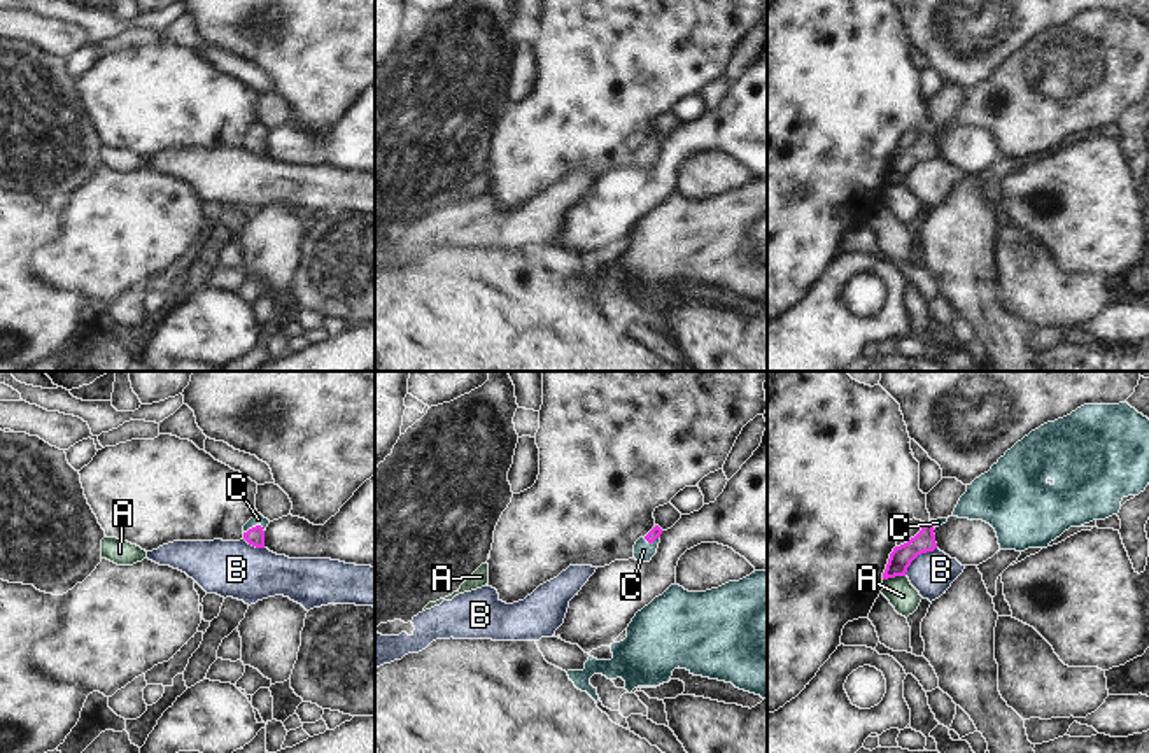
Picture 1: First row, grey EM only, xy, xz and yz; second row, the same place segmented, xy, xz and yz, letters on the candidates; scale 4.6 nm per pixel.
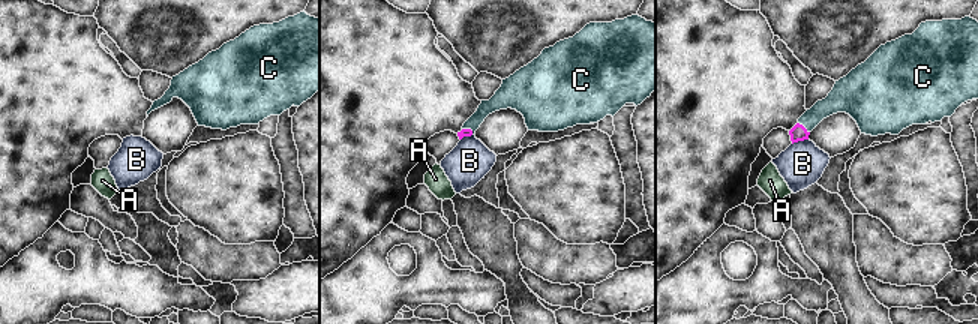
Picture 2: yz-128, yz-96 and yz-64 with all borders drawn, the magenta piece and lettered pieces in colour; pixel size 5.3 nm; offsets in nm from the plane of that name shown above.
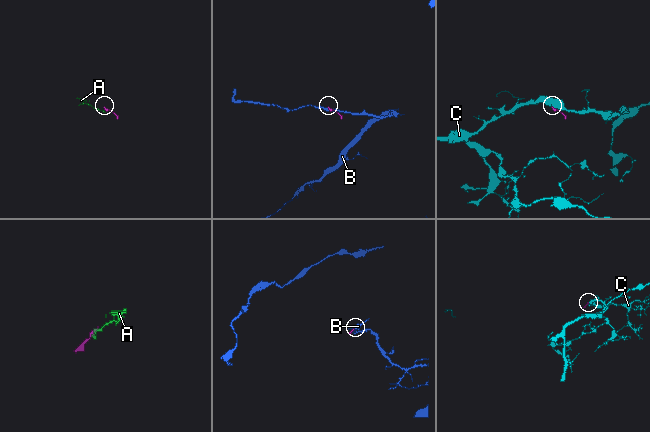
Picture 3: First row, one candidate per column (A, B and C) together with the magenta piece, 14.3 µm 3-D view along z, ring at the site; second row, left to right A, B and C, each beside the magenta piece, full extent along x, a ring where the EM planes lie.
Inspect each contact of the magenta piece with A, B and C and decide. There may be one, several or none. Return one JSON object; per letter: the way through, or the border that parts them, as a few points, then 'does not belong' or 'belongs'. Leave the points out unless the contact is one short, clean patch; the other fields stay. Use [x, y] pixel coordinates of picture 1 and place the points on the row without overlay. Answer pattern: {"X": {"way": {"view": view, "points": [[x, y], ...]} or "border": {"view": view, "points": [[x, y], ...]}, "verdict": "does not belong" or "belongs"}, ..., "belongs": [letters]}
{"A": {"border": {"view": "yz", "points": [[904, 182], [883, 188]]}, "verdict": "does not belong"}, "B": {"verdict": "does not belong"}, "C": {"way": {"view": "xy", "points": [[254, 144], [253, 135], [258, 126]]}, "verdict": "belongs"}, "belongs": ["C"]}

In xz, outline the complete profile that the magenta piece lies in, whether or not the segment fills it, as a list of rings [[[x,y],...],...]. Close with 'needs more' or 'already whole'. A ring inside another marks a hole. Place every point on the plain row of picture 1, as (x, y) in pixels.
[[[655,133],[645,145],[639,145],[634,152],[634,166],[639,170],[650,170],[657,161],[662,137]]]; needs more

